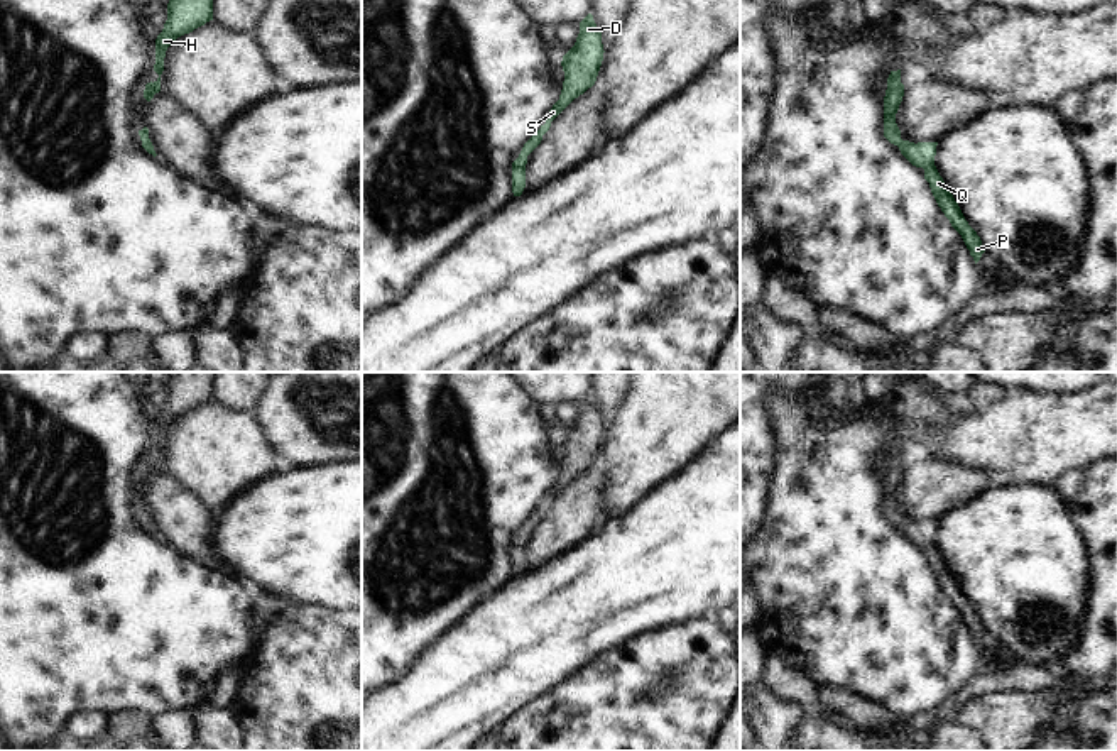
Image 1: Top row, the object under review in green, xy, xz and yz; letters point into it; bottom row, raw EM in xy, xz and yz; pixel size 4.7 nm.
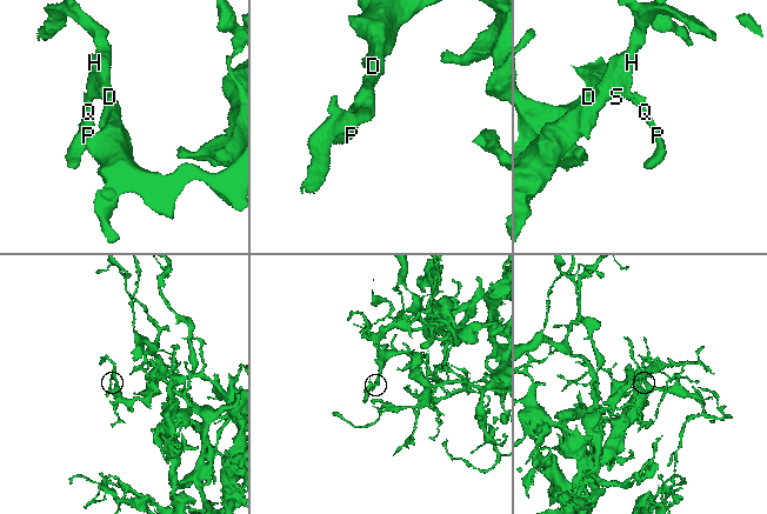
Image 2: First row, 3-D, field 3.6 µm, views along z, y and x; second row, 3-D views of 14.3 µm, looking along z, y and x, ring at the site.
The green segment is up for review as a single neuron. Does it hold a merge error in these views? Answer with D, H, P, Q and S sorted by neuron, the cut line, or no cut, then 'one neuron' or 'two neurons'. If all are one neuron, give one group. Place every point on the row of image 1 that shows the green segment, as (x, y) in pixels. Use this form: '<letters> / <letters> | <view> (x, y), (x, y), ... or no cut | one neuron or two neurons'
D H P Q S | no cut | one neuron

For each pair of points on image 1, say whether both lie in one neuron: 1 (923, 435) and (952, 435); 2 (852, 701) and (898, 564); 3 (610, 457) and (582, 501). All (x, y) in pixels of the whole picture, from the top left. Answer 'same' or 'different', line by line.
1: same
2: different
3: different

